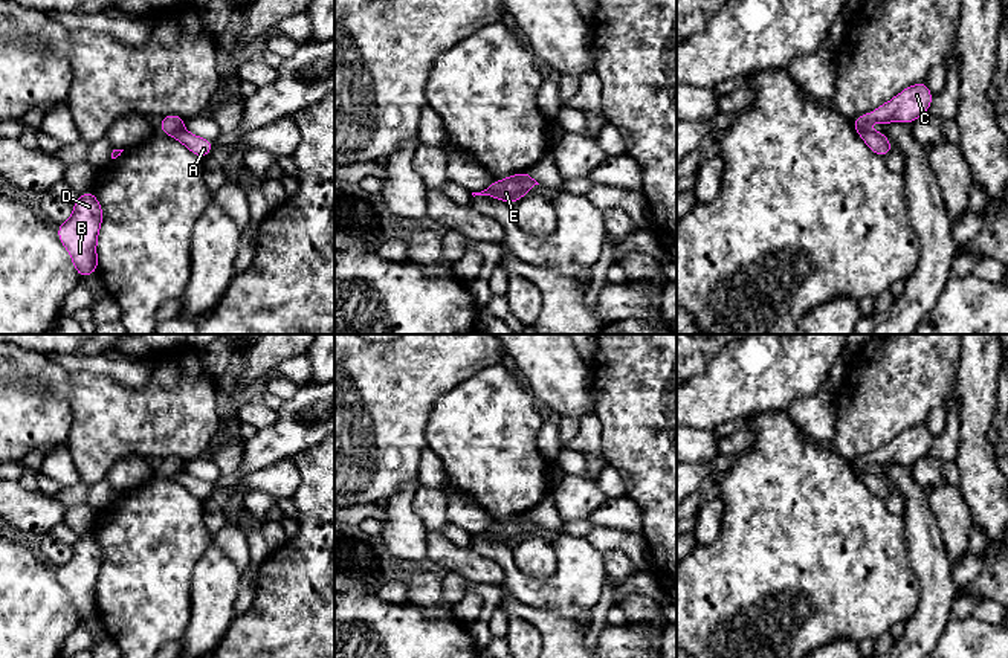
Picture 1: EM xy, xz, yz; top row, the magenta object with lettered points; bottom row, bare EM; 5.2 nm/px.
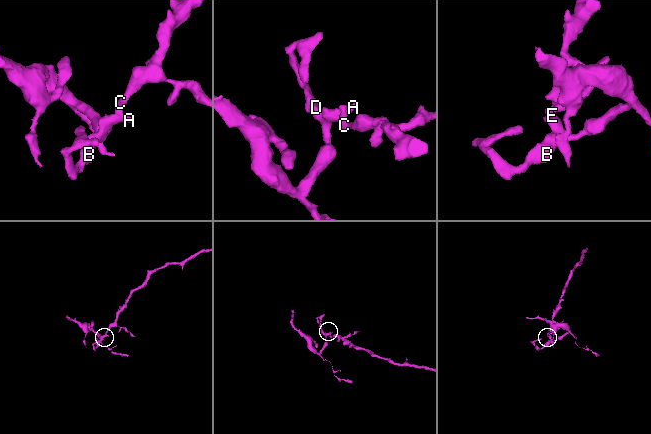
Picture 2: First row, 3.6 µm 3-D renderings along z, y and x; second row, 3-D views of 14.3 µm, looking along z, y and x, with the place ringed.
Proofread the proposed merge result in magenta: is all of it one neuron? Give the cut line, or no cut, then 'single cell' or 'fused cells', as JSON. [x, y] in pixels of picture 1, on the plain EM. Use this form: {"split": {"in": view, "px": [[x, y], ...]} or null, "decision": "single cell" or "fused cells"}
{"split": {"in": "xy", "px": [[182, 470], [170, 477]]}, "decision": "fused cells"}

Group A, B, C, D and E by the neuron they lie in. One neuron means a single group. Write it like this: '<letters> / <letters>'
A B D E / C

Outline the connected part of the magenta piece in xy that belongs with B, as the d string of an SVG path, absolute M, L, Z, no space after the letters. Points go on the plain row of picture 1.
M92 533L73 545L72 559L57 568L58 580L70 595L79 620L98 614L96 585L104 556Z

